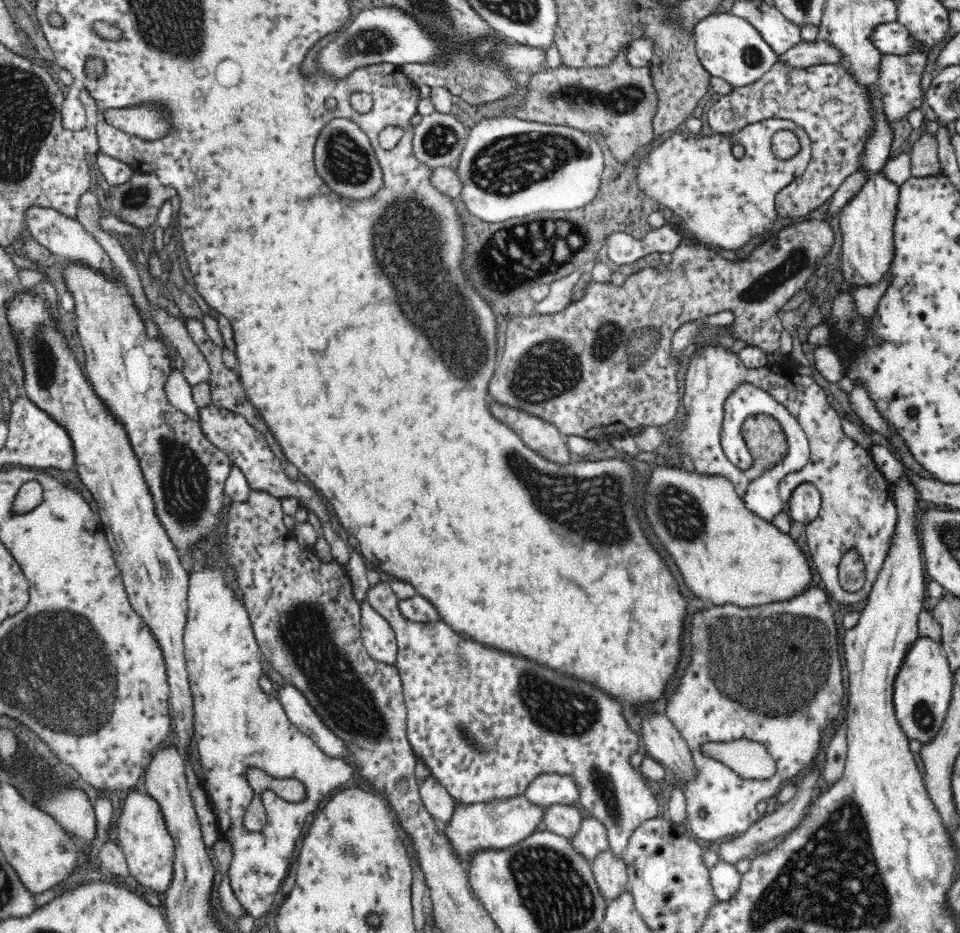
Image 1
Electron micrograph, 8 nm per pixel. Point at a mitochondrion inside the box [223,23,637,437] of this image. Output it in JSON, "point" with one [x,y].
{"point":[427,294]}

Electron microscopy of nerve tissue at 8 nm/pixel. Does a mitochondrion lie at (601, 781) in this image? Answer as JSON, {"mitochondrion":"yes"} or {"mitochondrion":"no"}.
{"mitochondrion":"yes"}

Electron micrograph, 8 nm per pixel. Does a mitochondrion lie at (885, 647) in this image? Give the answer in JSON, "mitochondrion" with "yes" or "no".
{"mitochondrion":"no"}

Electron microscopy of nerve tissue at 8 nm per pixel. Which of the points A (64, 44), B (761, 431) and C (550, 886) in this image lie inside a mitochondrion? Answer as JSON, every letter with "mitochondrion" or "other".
{"A":"other","B":"mitochondrion","C":"mitochondrion"}

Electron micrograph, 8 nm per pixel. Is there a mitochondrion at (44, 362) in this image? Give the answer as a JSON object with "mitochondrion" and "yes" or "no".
{"mitochondrion":"yes"}

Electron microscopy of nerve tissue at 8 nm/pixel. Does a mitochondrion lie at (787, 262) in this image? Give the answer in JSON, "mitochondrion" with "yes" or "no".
{"mitochondrion":"yes"}

